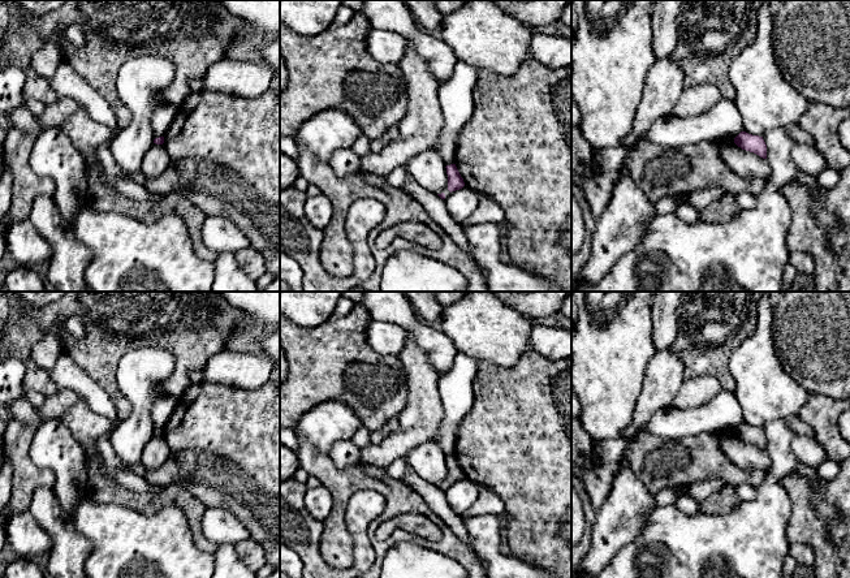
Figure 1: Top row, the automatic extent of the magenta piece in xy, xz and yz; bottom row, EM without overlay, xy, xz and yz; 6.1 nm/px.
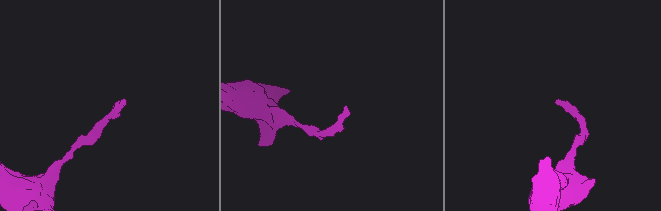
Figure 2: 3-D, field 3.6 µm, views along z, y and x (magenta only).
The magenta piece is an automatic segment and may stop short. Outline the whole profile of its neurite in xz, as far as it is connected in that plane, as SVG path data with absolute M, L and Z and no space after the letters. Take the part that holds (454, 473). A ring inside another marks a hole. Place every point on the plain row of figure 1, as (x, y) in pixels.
M456 456L446 457L445 460L448 466L448 482L452 484L462 480L465 478L465 474Z

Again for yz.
M741 423L735 430L734 435L742 441L754 444L763 450L767 450L767 436L763 428L752 427L746 423Z

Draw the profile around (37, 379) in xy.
M38 366L26 368L23 378L23 387L26 391L35 391L46 397L53 396L61 391L51 378L49 371L46 371Z

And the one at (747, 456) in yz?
M735 435L724 436L720 447L726 453L728 458L741 469L769 471L772 467L772 461L767 450L742 441Z

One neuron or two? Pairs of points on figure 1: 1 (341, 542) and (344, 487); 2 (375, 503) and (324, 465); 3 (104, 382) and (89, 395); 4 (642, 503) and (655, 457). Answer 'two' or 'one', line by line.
1: one
2: two
3: two
4: two

